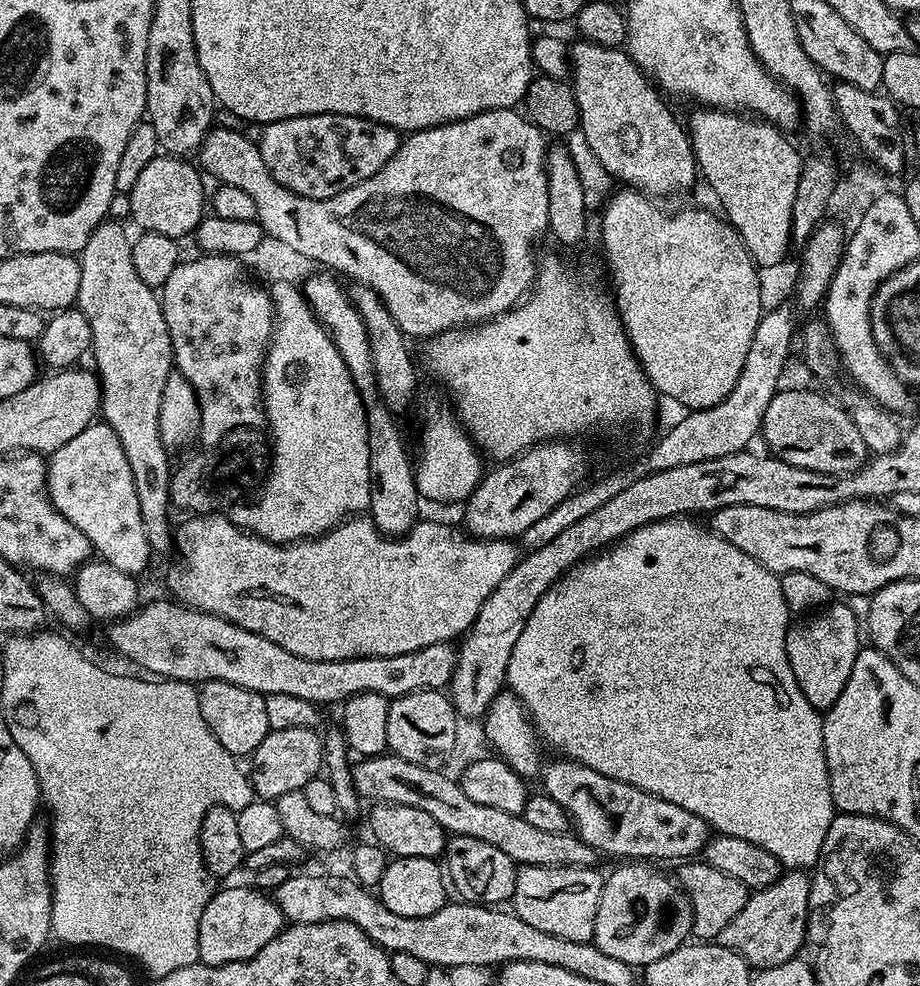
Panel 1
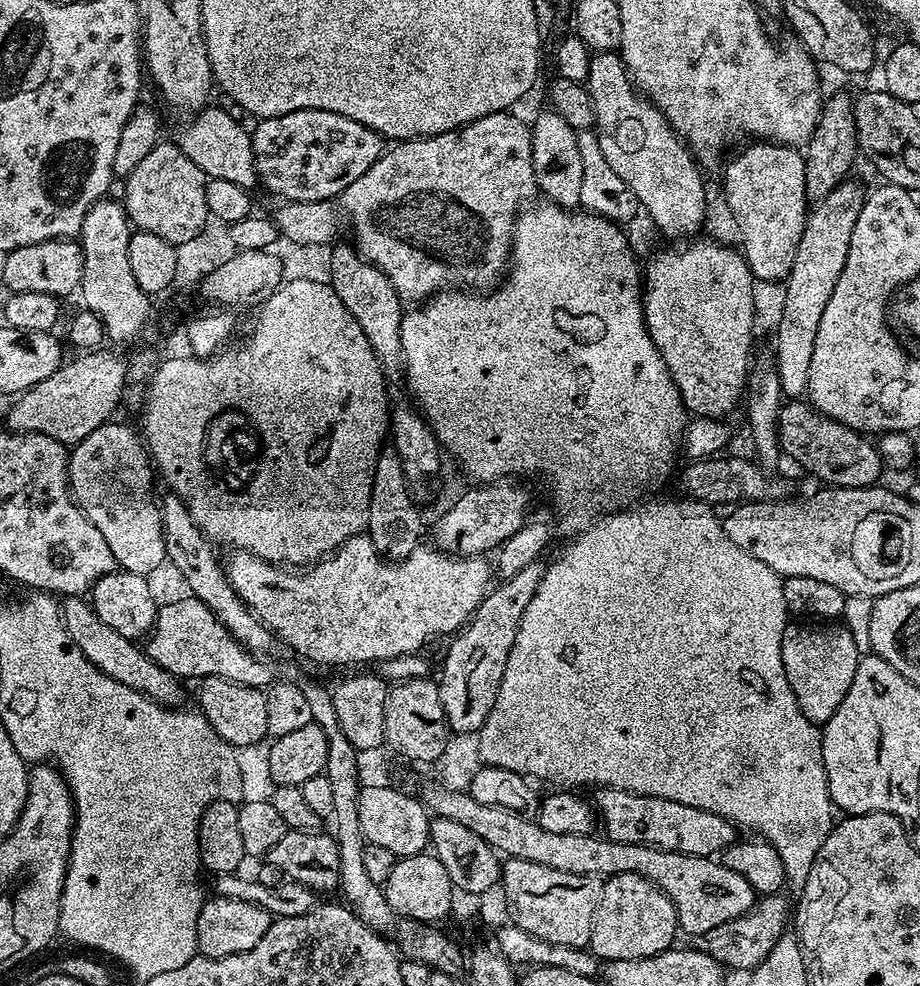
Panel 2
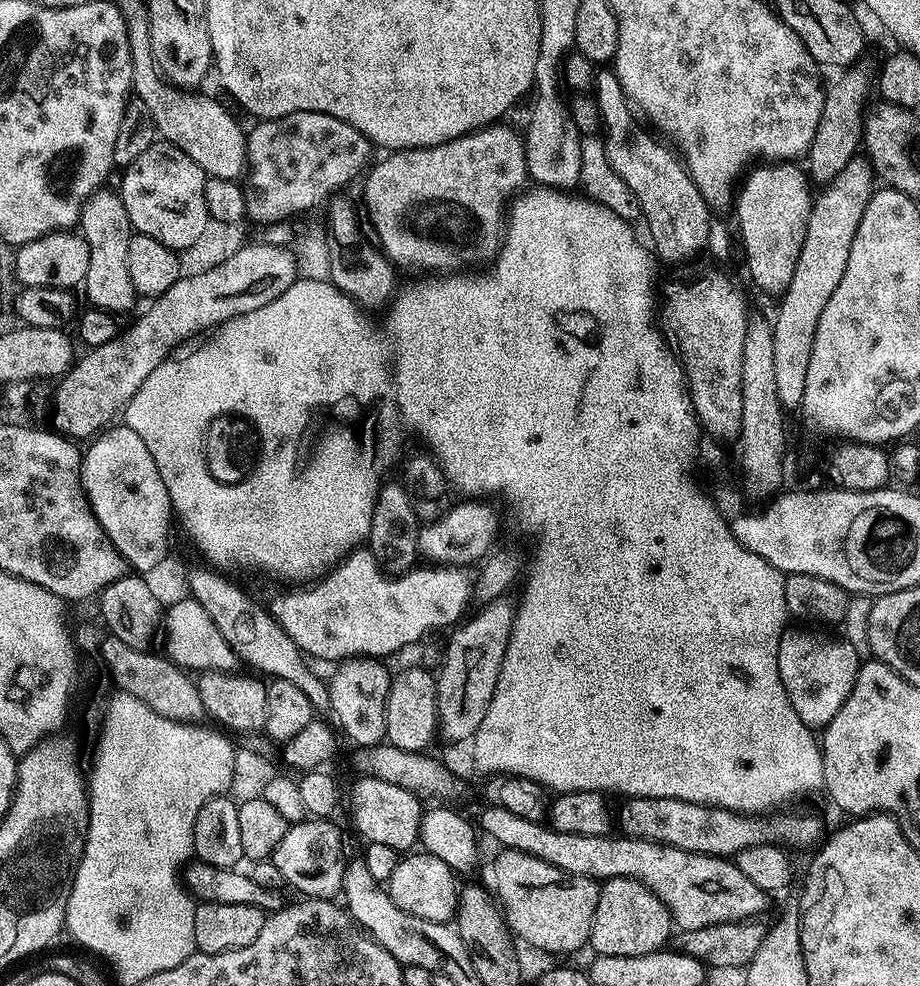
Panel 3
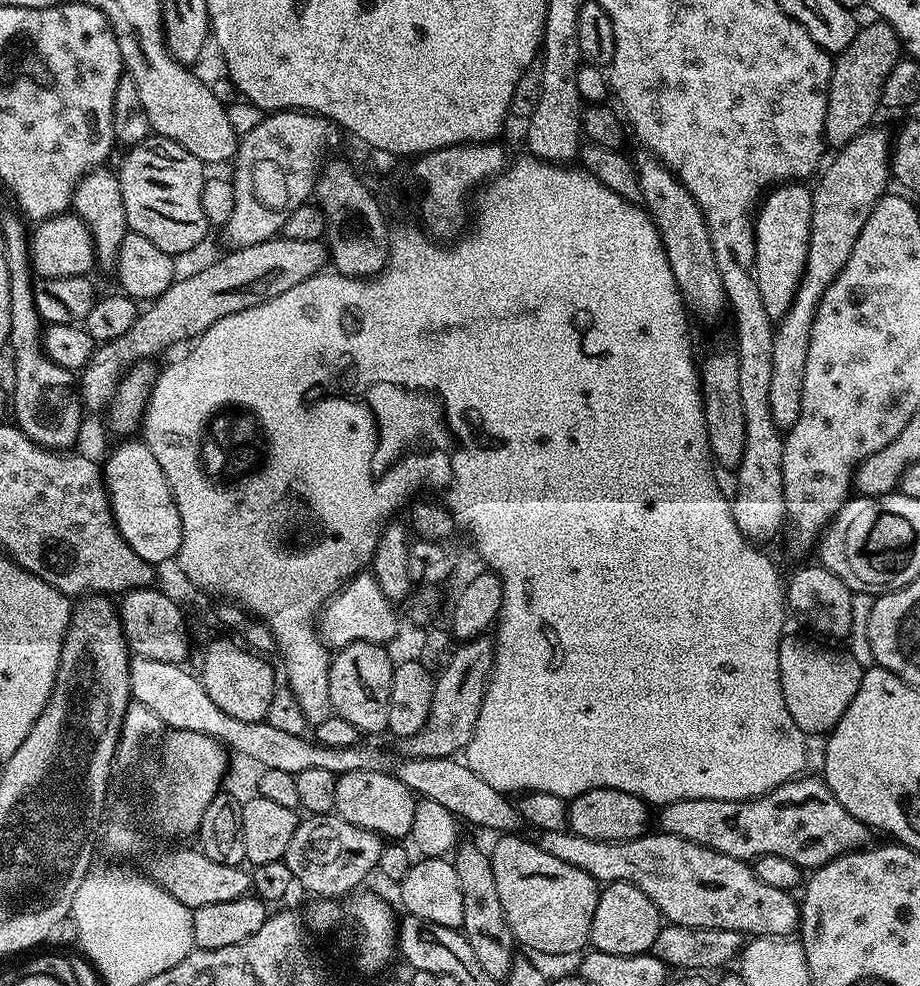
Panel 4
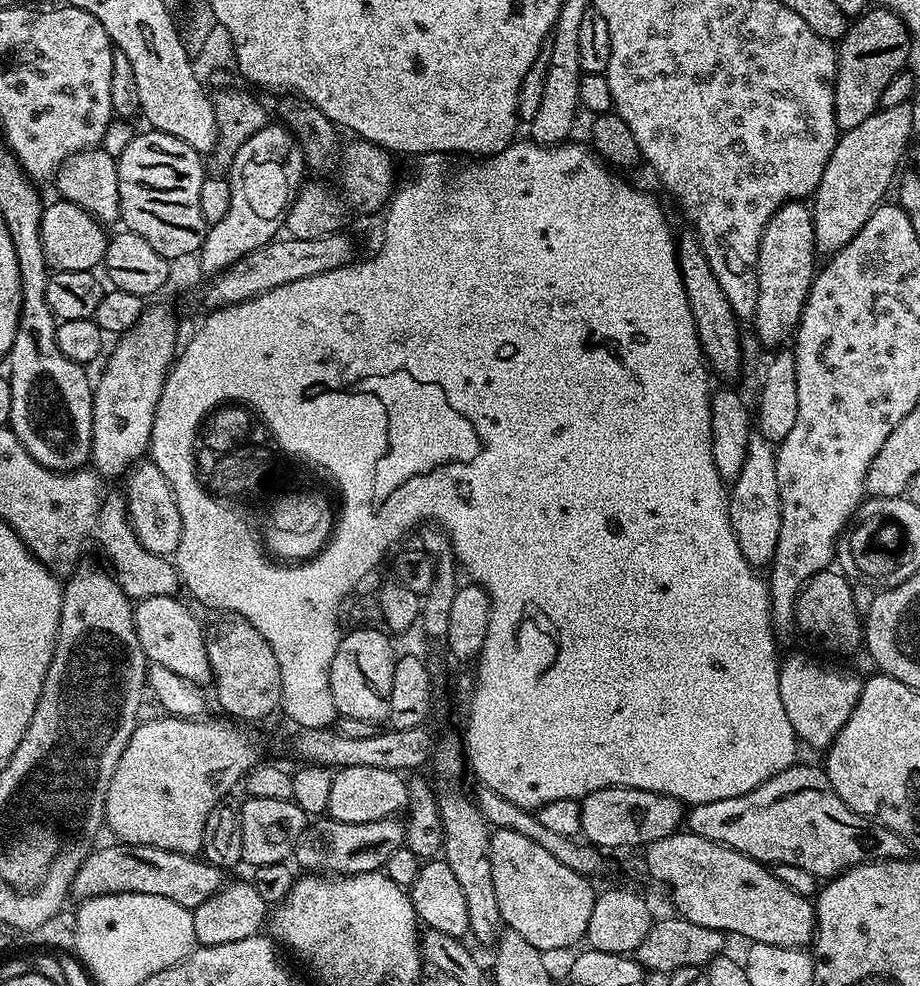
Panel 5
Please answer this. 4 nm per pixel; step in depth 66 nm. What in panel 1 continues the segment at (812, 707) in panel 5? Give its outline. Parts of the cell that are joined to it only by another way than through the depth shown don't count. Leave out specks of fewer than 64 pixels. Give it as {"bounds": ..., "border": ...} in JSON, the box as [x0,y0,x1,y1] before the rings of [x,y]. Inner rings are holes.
{"bounds":[786,602,862,710],"border":[[[847,602],[829,603],[819,609],[815,614],[809,615],[801,624],[793,623],[786,634],[786,658],[790,662],[790,670],[794,670],[796,685],[802,690],[802,694],[808,700],[809,705],[817,710],[827,710],[838,702],[838,694],[846,686],[850,678],[850,670],[854,670],[854,658],[858,658],[862,647],[862,624],[857,620],[854,610],[850,610]]]}

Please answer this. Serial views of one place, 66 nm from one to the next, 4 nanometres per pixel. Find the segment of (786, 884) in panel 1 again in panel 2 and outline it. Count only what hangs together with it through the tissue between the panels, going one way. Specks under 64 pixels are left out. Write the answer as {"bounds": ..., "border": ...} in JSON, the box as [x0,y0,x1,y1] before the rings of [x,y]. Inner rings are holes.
{"bounds":[694,895,790,970],"border":[[[783,895],[763,897],[758,906],[753,906],[746,914],[734,918],[730,922],[722,922],[722,926],[714,926],[714,930],[706,930],[706,934],[695,937],[694,947],[697,952],[710,954],[725,969],[745,968],[751,970],[757,968],[774,950],[774,942],[785,935],[787,926],[790,924],[790,904],[784,901]]]}

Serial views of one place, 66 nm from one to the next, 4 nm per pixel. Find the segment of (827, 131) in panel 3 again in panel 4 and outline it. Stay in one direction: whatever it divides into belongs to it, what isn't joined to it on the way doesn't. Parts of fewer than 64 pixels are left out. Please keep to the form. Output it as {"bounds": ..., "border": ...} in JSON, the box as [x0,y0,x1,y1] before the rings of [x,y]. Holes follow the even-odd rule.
{"bounds":[824,23,902,149],"border":[[[875,23],[868,24],[865,28],[863,25],[857,31],[854,42],[850,42],[850,46],[846,46],[846,50],[835,57],[832,66],[832,81],[828,87],[826,122],[824,123],[824,143],[829,149],[845,148],[859,132],[863,132],[875,121],[872,119],[876,116],[876,108],[881,107],[882,86],[886,86],[886,77],[890,75],[890,70],[894,70],[894,66],[902,59],[902,45],[898,34],[889,24]]]}

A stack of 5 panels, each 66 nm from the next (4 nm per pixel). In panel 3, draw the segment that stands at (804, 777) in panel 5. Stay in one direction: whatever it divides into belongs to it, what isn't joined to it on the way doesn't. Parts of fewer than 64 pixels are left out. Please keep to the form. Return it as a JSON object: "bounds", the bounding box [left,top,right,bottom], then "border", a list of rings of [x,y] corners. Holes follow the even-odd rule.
{"bounds":[618,796,821,858],"border":[[[633,796],[623,803],[624,809],[618,812],[618,828],[620,824],[619,831],[623,835],[633,836],[636,840],[669,844],[678,850],[701,852],[707,856],[732,858],[744,848],[765,842],[787,846],[789,849],[808,848],[816,839],[821,839],[820,820],[816,816],[769,815],[767,818],[757,818],[752,814],[731,812],[728,808],[710,808],[707,804],[682,802],[678,798]]]}

